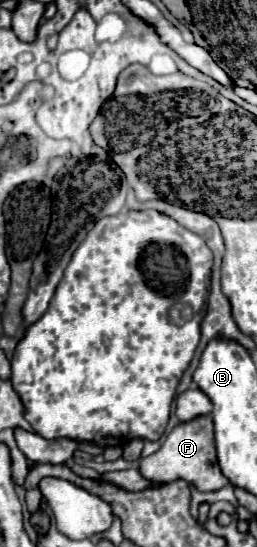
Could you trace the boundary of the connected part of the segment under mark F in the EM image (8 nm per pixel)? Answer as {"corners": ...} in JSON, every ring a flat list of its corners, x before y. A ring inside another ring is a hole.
{"corners":[[200,416,190,422,178,424,164,440,158,452,140,458,138,470,142,478,150,482,174,482,174,480,186,480,194,484,200,492,214,492,228,484,228,478,220,472,218,460,216,460,216,448,214,448,214,424,210,416]]}

